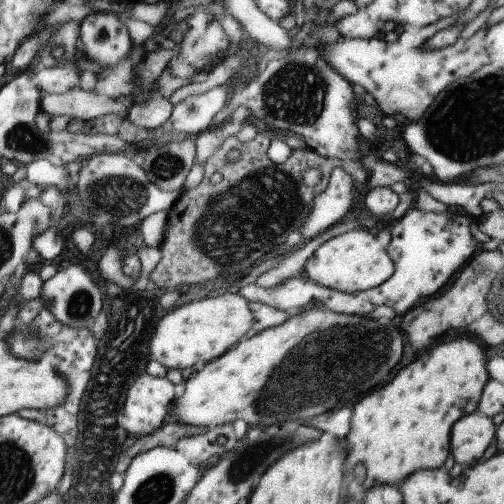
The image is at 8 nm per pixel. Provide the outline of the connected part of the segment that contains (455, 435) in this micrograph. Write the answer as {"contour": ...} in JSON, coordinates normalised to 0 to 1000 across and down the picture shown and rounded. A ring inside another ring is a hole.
{"contour":[[[944,813],[917,825],[897,849],[897,905],[913,921],[940,921],[956,909],[960,893],[976,881],[986,847],[978,831]],[[909,901],[909,905],[905,905]]]}

